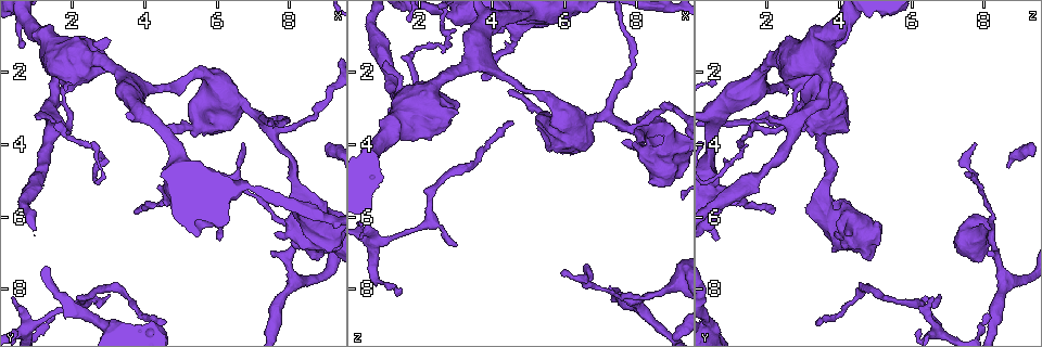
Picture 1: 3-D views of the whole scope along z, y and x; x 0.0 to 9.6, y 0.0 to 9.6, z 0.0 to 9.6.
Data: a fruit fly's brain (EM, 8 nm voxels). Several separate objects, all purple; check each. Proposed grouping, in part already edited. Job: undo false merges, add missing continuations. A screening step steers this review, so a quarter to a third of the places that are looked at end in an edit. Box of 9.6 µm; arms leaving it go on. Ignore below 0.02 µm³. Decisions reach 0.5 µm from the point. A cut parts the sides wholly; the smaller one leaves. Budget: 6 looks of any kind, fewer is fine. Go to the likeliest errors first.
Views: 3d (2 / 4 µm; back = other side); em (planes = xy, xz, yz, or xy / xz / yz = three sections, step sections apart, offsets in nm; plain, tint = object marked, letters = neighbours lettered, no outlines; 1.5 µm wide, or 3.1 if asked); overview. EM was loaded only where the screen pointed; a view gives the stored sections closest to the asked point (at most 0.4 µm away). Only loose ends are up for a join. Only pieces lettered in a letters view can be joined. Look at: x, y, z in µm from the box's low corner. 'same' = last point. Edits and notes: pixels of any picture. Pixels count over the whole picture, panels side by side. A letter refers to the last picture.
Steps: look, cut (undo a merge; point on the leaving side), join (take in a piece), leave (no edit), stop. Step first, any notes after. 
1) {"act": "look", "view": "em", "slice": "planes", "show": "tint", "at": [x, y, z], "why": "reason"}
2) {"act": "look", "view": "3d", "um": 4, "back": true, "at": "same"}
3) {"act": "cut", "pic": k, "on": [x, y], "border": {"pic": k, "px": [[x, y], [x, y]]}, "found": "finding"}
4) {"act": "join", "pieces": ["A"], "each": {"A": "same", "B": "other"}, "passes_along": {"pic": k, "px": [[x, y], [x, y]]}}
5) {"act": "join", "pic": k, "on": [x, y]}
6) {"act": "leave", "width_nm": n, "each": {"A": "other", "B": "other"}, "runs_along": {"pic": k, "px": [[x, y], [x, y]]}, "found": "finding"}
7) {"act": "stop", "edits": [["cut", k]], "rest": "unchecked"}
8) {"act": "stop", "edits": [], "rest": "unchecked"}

{"act": "look", "view": "em", "slice": "xy", "step": 8, "show": "letters", "at": [2.70, 1.30, 3.45], "why": "stops while still wide"}

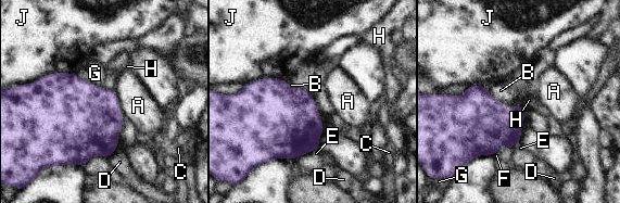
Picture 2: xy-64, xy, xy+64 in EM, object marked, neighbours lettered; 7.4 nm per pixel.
{"act": "leave", "each": {"A": "other", "B": "other", "C": "other", "D": "other", "E": "other", "F": "other", "G": "other", "H": "other", "J": "other"}, "border": {"pic": 2, "px": [[103, 86], [113, 91]]}, "found": "no lettered piece goes on from it"}

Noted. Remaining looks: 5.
{"act": "look", "view": "em", "slice": "xz", "step": 4, "show": "tint", "at": [6.75, 3.90, 7.70], "why": "thin end"}

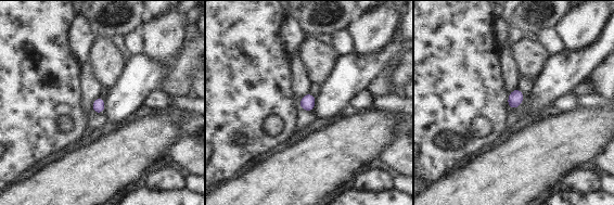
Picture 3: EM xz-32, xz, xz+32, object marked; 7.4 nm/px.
{"act": "look", "view": "em", "slice": "xz", "step": 4, "show": "letters", "at": "same", "why": "see the neighbours"}

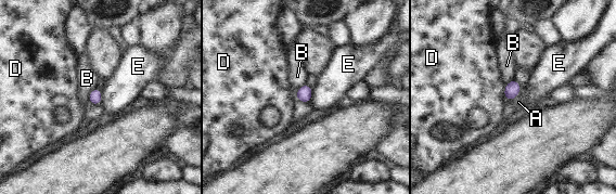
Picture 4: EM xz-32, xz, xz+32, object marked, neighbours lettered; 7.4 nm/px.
{"act": "leave", "each": {"A": "other", "B": "other", "D": "other", "E": "other"}, "border": {"pic": 4, "px": [[311, 87], [311, 100], [309, 102]]}, "found": "none of them fits"}

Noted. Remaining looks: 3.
{"act": "look", "view": "em", "slice": "planes", "show": "letters", "at": [1.40, 8.70, 8.10], "why": "tapers out"}

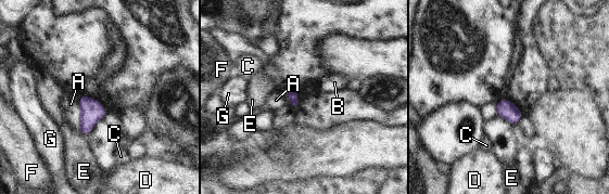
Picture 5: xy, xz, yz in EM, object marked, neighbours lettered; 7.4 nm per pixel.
{"act": "leave", "each": {"A": "other", "B": "other", "C": "other", "D": "other", "E": "other", "F": "other", "G": "other"}, "border": {"pic": 5, "px": [[78, 98], [80, 131]]}, "found": "none of them fits"}

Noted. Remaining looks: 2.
{"act": "stop", "edits": [], "rest": "unchecked"}

